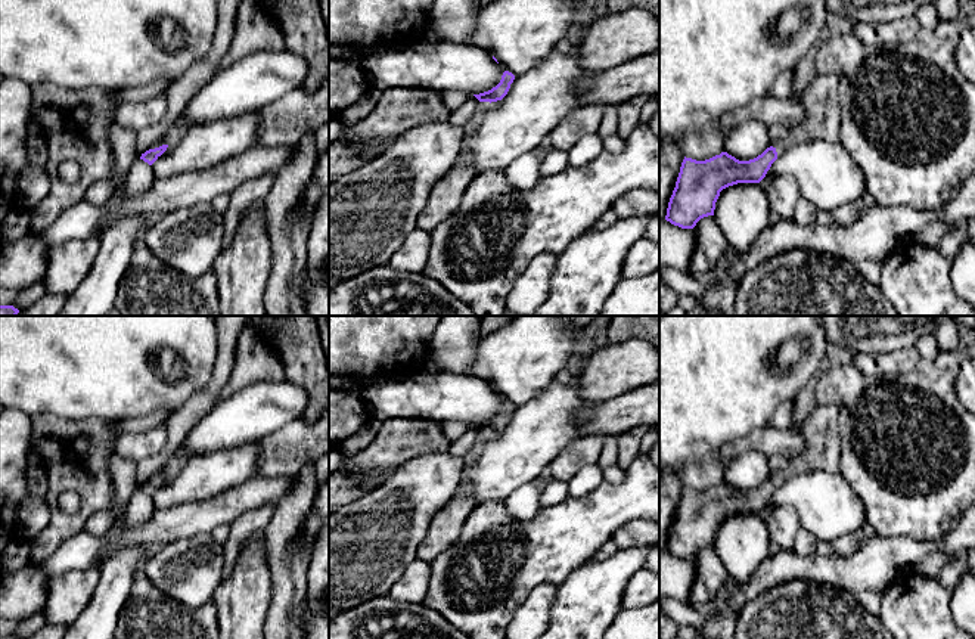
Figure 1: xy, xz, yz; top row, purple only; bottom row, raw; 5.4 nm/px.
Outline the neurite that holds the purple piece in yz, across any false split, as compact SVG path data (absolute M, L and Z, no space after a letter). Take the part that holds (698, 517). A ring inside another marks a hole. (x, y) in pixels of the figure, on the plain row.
M836 404L817 406L798 428L805 450L776 478L767 478L754 490L739 491L727 483L705 491L684 487L665 550L681 559L693 559L701 549L714 546L723 519L738 514L760 514L777 487L792 477L813 471L839 474L839 410Z

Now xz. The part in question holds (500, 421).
M504 401L500 413L496 418L479 425L473 425L481 434L478 435L475 446L465 456L468 463L476 462L476 459L484 450L484 446L491 440L491 434L502 431L507 425L513 410L515 410L515 406L509 401Z

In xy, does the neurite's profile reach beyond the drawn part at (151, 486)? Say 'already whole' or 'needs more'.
needs more

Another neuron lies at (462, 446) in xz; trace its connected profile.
M471 425L463 435L460 435L457 440L451 441L450 447L448 447L448 453L454 455L454 456L462 456L465 457L471 449L475 446L476 438L481 432Z

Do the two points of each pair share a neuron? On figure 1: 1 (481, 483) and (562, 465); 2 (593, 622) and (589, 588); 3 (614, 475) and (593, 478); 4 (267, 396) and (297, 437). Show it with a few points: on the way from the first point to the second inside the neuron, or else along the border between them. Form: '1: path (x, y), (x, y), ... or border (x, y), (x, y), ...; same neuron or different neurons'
1: border (576, 440), (549, 464); different neurons
2: path (589, 613), (589, 596); same neuron
3: border (601, 468), (605, 480); different neurons
4: border (300, 418), (269, 433), (258, 441); different neurons

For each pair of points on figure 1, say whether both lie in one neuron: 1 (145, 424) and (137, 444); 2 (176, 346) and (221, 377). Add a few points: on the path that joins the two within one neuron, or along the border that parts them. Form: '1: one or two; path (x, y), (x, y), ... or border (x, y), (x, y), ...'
1: two; border (164, 422), (136, 433)
2: two; border (217, 335), (217, 359), (213, 375), (189, 396)

